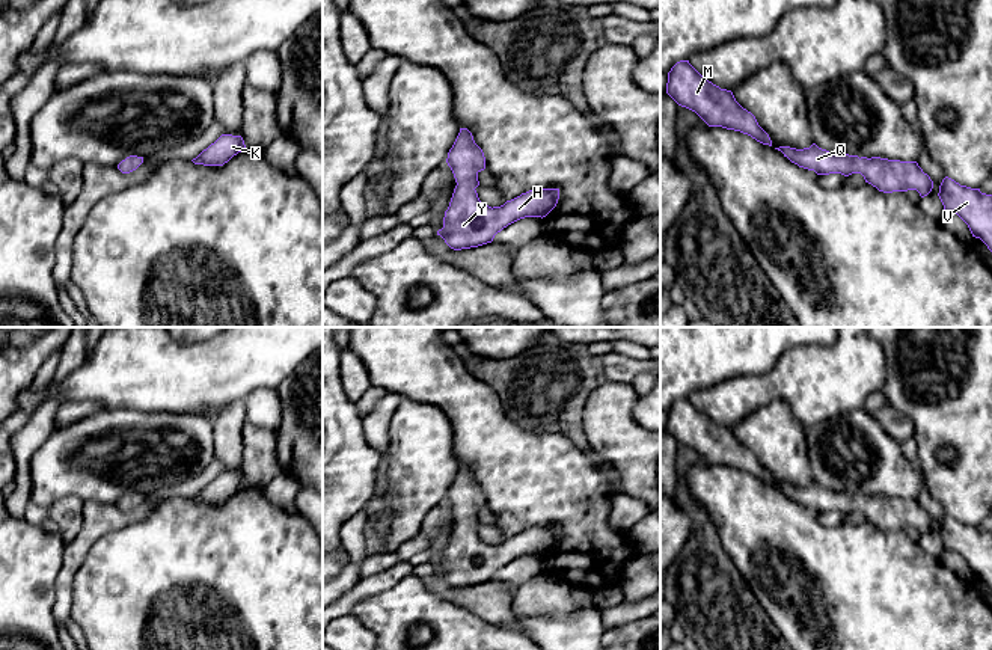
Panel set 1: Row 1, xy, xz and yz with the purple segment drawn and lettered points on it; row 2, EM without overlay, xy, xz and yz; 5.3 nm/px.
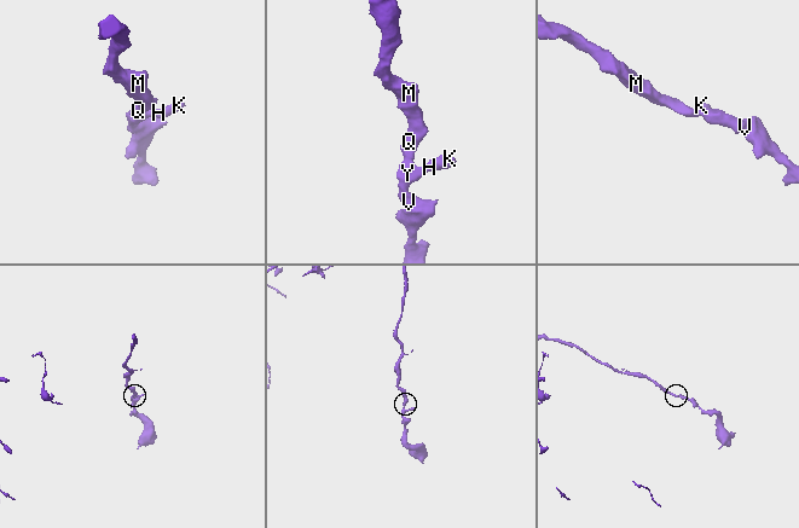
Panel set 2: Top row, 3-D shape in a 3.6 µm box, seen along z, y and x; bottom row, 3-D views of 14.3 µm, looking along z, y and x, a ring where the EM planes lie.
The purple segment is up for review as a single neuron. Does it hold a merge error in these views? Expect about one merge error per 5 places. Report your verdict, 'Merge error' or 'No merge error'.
No merge error

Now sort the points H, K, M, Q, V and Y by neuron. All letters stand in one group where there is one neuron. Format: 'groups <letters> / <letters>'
groups H K M Q V Y

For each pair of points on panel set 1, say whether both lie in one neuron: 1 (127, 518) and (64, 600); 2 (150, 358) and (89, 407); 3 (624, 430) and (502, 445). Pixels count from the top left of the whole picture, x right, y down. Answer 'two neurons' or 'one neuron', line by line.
1: one neuron
2: two neurons
3: two neurons

